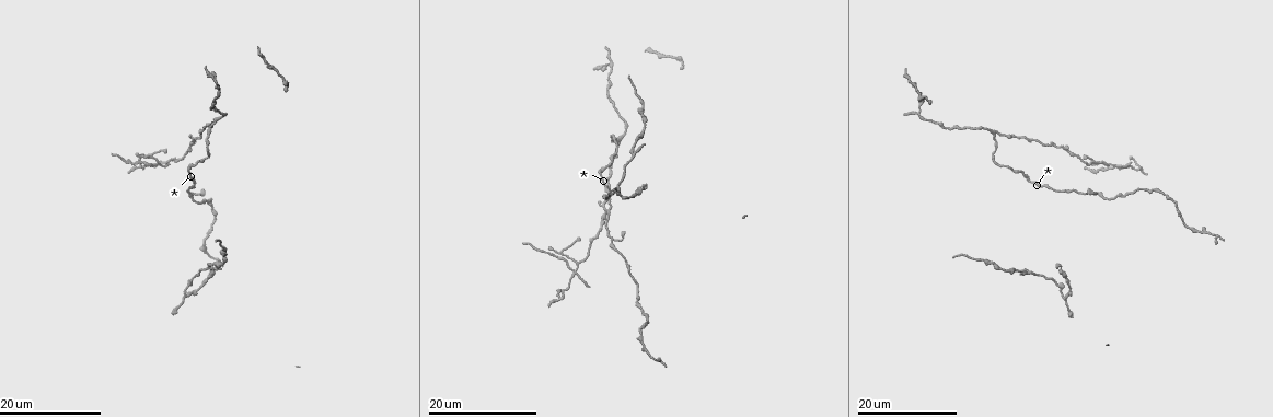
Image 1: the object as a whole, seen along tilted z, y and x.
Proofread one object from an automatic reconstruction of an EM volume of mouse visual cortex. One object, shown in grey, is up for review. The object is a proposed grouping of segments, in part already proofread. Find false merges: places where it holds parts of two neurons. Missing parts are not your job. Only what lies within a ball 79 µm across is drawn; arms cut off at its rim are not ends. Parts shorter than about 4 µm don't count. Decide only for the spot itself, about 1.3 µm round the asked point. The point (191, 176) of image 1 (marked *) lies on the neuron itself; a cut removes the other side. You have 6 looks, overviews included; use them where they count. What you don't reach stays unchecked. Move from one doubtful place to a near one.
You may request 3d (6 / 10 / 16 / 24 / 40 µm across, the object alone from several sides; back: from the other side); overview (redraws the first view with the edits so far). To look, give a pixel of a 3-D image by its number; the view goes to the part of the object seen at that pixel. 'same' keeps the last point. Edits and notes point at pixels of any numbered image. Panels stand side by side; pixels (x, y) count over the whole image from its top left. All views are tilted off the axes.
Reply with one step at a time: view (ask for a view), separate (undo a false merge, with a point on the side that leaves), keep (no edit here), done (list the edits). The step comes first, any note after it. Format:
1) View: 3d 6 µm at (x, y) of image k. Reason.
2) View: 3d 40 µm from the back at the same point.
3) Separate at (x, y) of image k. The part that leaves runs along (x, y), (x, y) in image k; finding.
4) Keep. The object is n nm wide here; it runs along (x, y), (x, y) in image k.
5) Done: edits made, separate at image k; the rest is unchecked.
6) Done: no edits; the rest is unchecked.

View: 3d 24 µm at (577, 273) of image 1. Four arms meet.

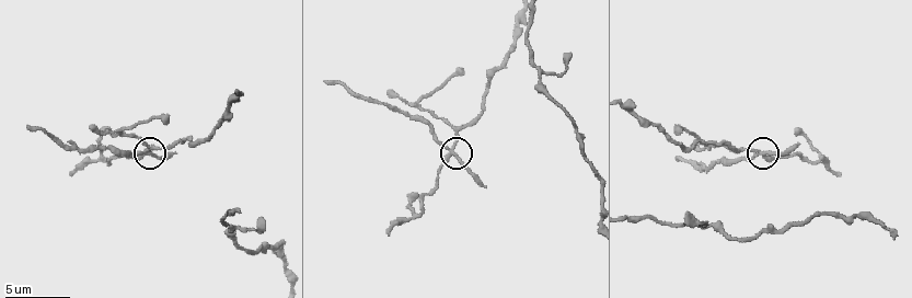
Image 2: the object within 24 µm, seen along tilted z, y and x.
View: 3d 6 µm at (449, 151) of image 2. Zoom in.

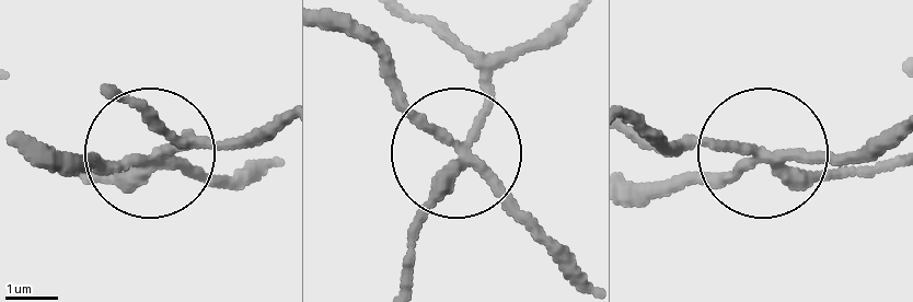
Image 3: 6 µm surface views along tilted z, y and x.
Keep. The object is 230 nm wide here; it runs along (272, 122), (88, 179) in image 3; all the same neuron.

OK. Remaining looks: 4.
View: 3d 16 µm at (995, 133) of image 1.

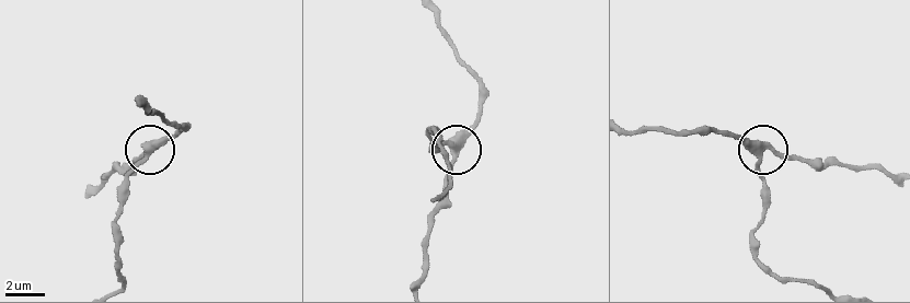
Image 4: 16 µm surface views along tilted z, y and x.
View: 3d 10 µm at (454, 161) of image 4.

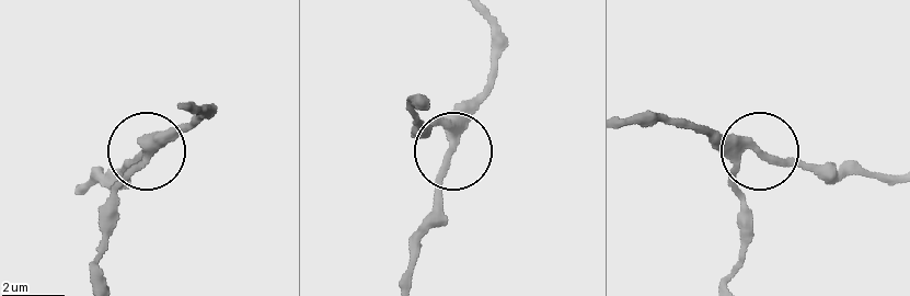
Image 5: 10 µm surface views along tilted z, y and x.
Keep. It runs along (726, 284), (740, 251), (738, 161), (752, 152), (834, 163) in image 5; one neuron here.

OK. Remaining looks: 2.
View: 3d 10 µm at (240, 95) of image 2. Calibre changes.

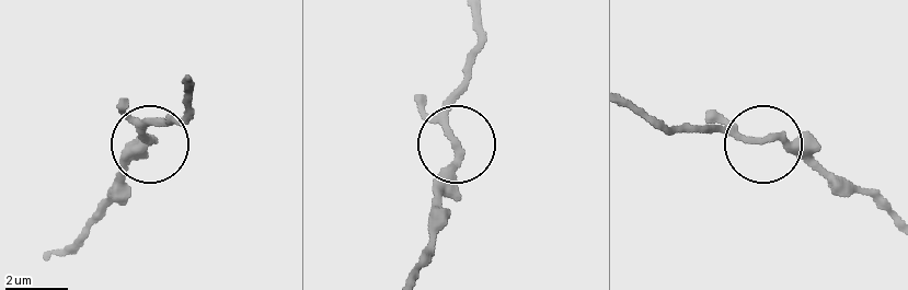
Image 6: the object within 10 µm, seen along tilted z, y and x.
Keep. The object is 200 nm wide here; it runs along (473, 13), (475, 49), (446, 125), (459, 163), (443, 225) in image 6; one neuron here.

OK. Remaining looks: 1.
Done: no edits; the rest is unchecked.

